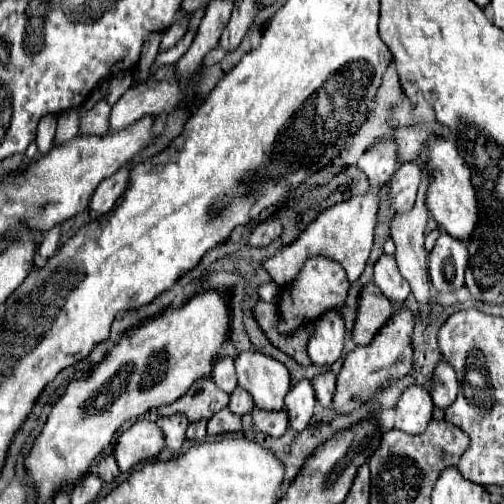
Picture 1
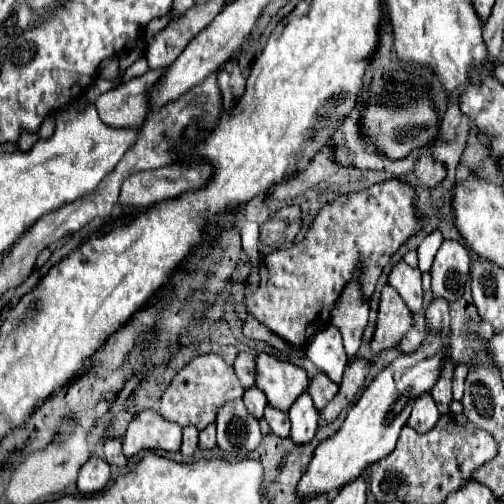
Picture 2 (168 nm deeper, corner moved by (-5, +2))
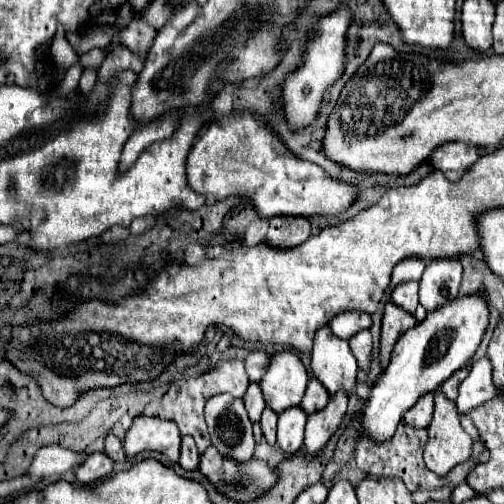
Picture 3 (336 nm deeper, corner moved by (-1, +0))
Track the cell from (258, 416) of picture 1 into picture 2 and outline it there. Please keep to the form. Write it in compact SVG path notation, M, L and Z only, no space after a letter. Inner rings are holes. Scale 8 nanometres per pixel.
M267 407L265 409L265 421L269 423L271 431L277 437L285 439L289 435L289 417L287 417L287 413L283 413L279 409L273 409L273 407Z

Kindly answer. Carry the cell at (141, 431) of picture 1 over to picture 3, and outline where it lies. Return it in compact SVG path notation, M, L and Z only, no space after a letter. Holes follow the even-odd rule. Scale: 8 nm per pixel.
M139 415L133 419L133 425L127 431L123 447L125 447L127 457L133 457L149 449L149 451L163 453L171 463L177 463L181 435L179 435L177 425L171 421Z

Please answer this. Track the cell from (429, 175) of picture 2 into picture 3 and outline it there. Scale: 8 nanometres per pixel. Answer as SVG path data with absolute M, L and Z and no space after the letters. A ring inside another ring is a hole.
M463 141L445 143L433 151L429 157L429 165L447 175L447 179L455 181L481 157L481 149L477 145L469 145Z

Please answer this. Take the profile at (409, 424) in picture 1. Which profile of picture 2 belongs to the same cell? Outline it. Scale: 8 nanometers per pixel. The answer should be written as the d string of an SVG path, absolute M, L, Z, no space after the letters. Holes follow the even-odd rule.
M425 393L423 397L419 397L415 401L407 425L411 425L417 433L427 433L437 423L437 419L439 419L437 405L435 405L431 393Z

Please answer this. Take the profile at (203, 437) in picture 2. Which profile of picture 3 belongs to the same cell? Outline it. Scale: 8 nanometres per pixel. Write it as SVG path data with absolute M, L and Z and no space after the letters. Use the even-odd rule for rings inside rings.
M213 445L201 453L199 469L221 493L235 501L251 501L263 495L277 479L267 463L259 459L237 461L221 455Z

